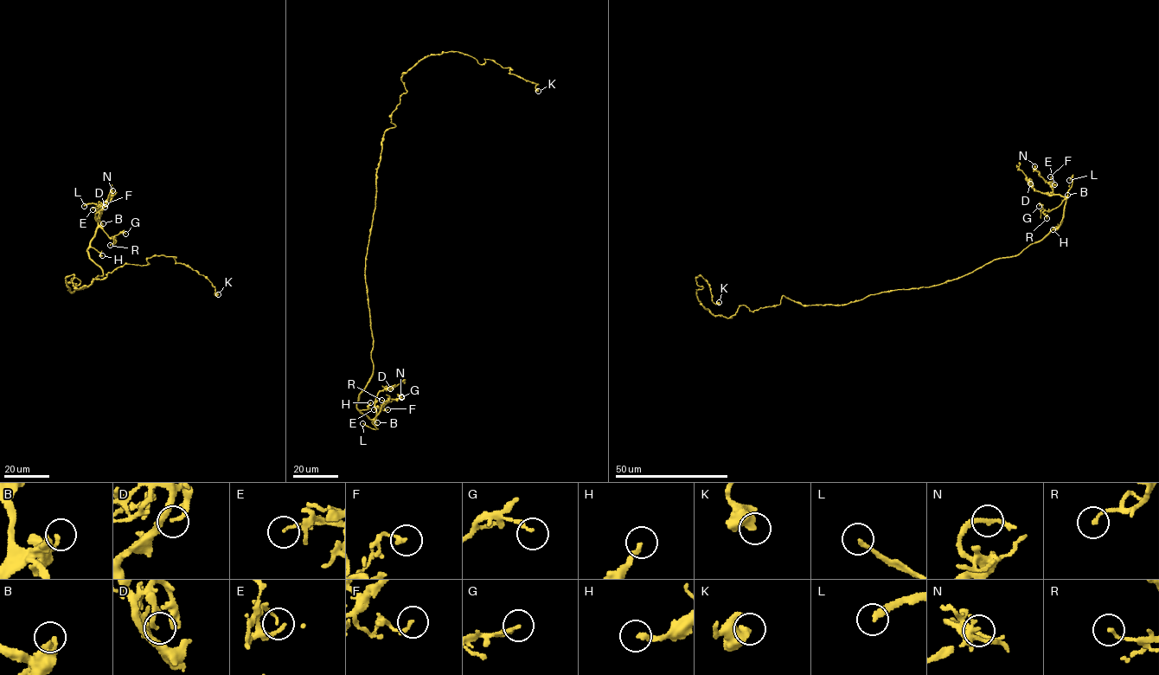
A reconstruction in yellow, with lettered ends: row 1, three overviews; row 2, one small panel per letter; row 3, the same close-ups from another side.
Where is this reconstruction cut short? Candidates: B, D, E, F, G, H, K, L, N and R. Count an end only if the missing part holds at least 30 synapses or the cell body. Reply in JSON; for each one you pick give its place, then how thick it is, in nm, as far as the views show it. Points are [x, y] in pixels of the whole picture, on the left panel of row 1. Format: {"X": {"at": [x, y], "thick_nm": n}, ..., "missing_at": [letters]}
{"L": {"at": [84, 206], "thick_nm": 240}, "missing_at": ["L"]}

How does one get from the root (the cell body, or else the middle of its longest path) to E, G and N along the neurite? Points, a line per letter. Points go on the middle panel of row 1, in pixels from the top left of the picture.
E: (376, 186), (365, 271), (374, 369), (356, 406), (370, 419), (375, 418), (375, 408), (379, 408), (374, 409)
G: (376, 186), (365, 271), (374, 369), (356, 406), (374, 420), (383, 404), (390, 399), (401, 397)
N: (376, 186), (365, 271), (374, 369), (359, 395), (356, 408), (374, 419), (375, 408), (403, 398), (401, 396)

